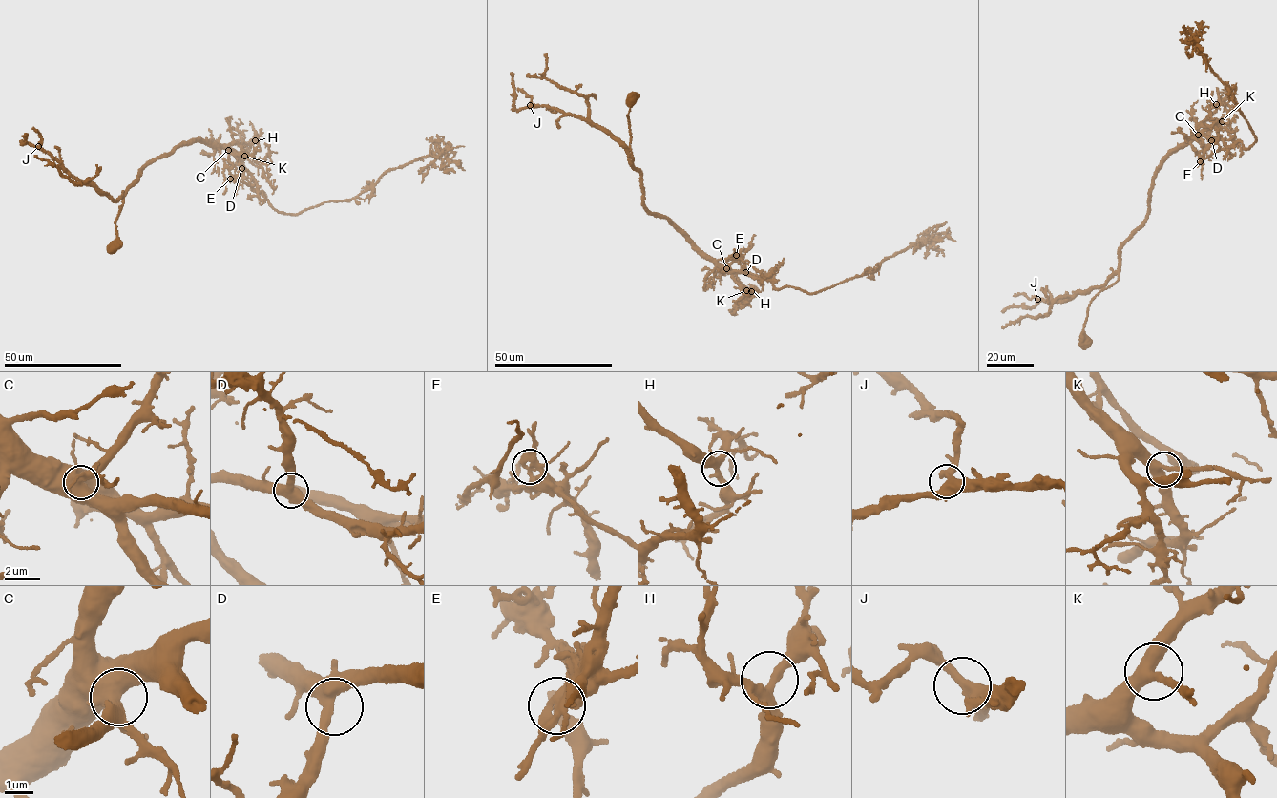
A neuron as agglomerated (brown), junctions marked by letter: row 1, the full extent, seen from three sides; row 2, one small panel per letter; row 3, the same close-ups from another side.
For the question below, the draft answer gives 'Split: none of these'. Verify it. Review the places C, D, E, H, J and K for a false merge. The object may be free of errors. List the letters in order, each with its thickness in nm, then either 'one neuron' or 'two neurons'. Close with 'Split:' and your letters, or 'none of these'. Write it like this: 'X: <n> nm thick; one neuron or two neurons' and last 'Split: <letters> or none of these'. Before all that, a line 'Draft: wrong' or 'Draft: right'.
Draft: wrong
C: 460 nm thick; one neuron
D: 360 nm thick; one neuron
E: 300 nm thick; two neurons
H: 340 nm thick; one neuron
J: 360 nm thick; one neuron
K: 380 nm thick; one neuron
Split: E

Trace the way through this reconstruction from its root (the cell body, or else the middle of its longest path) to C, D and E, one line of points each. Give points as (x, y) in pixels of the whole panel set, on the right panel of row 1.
C: (1086, 342), (1083, 324), (1090, 302), (1119, 278), (1120, 248), (1144, 220), (1155, 174), (1174, 149), (1198, 135)
D: (1086, 342), (1090, 302), (1119, 278), (1120, 248), (1144, 220), (1160, 165), (1196, 136), (1211, 140)
E: (1086, 342), (1090, 302), (1119, 278), (1120, 248), (1144, 220), (1160, 165), (1188, 142), (1200, 161)

